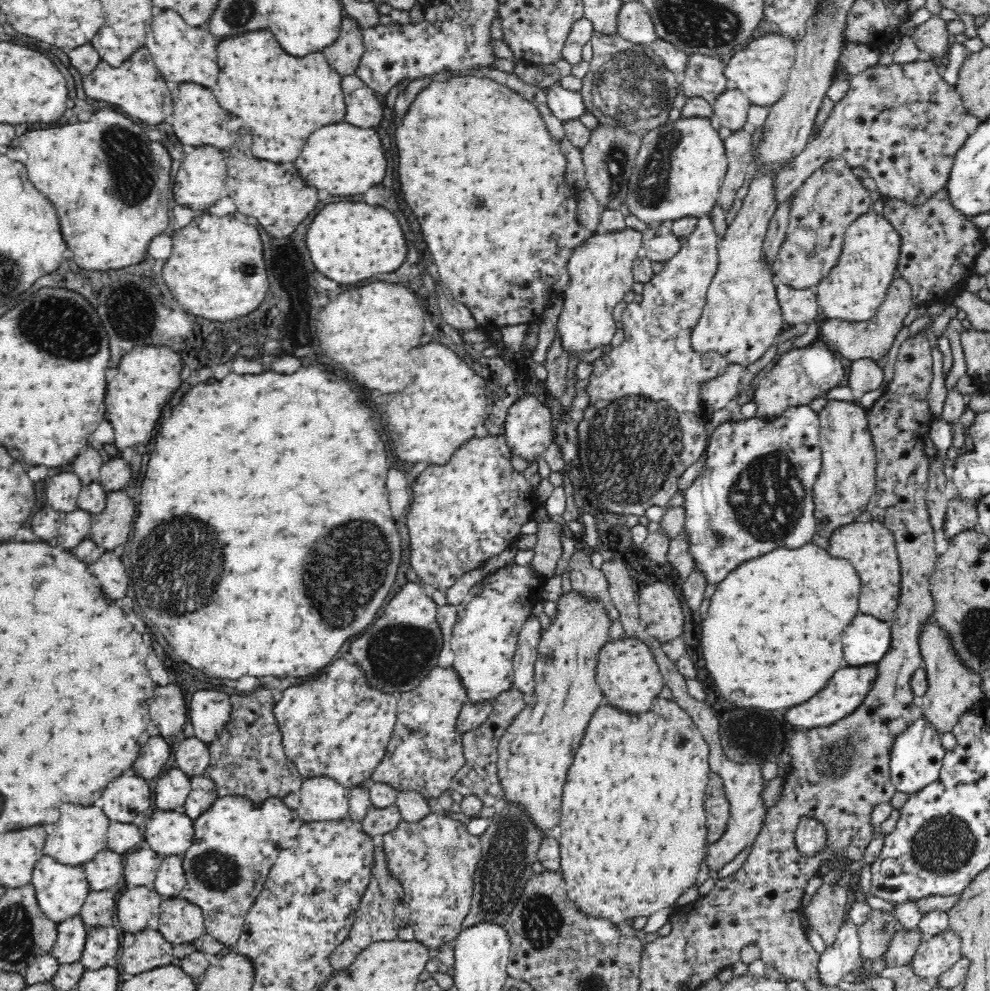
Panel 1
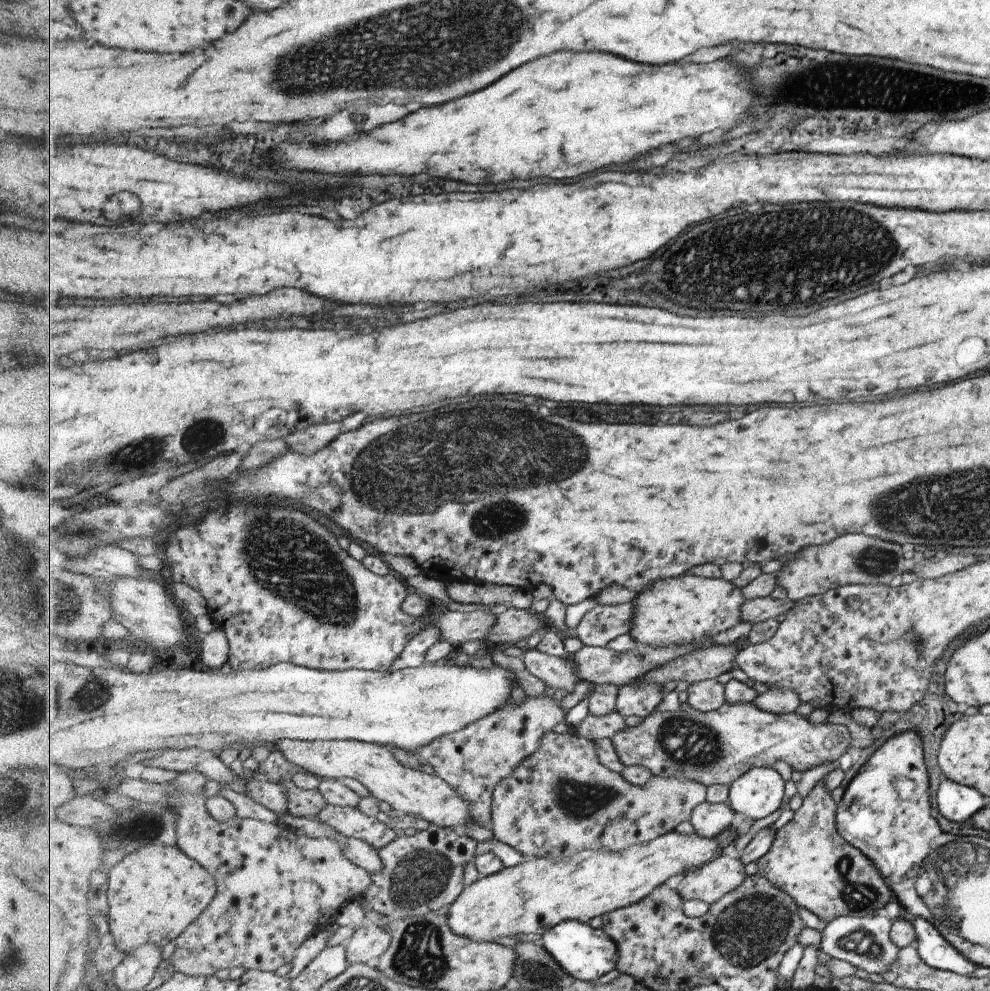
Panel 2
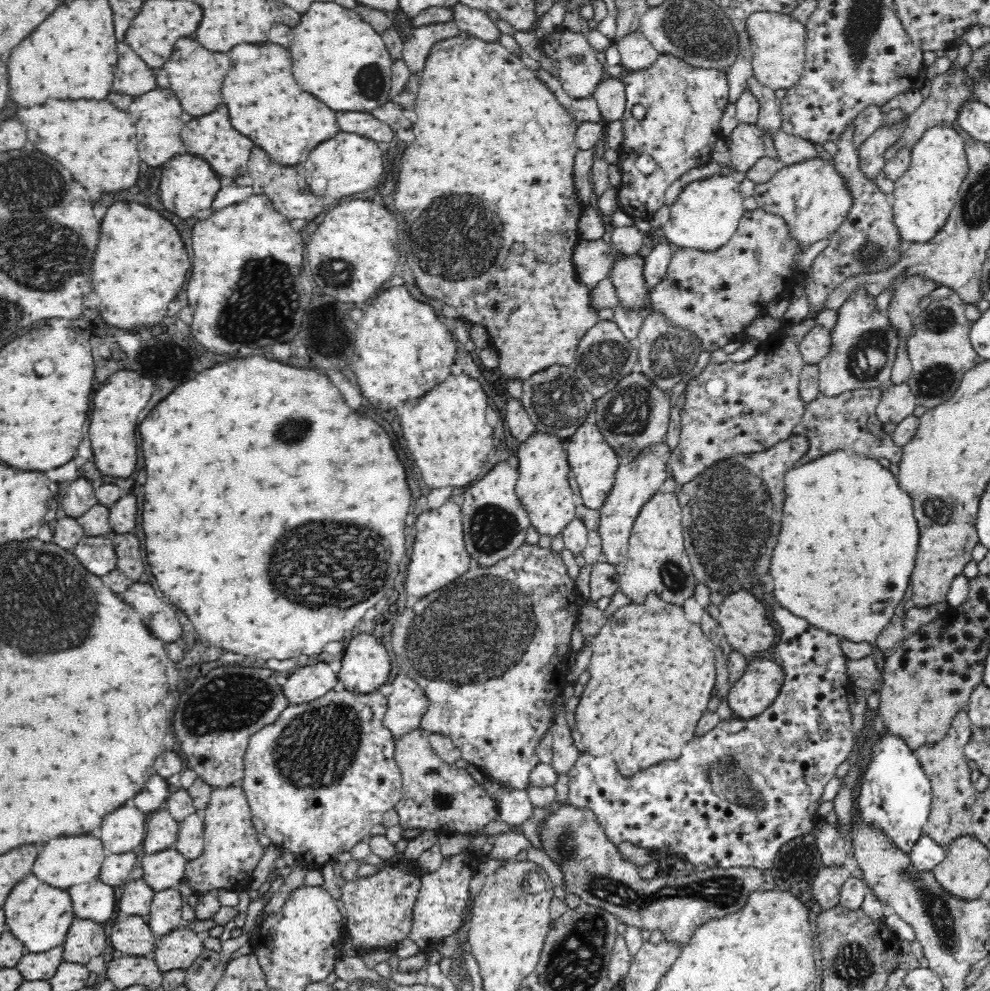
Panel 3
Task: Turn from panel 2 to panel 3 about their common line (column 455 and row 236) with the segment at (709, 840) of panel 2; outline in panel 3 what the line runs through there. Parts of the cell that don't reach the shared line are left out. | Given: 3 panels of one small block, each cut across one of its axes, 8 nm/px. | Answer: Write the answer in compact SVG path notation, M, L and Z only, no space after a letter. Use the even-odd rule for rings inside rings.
M941 124L924 131L920 141L911 149L910 167L894 181L895 190L890 197L903 242L926 242L944 226L958 200L963 180L970 172L967 140L967 136Z

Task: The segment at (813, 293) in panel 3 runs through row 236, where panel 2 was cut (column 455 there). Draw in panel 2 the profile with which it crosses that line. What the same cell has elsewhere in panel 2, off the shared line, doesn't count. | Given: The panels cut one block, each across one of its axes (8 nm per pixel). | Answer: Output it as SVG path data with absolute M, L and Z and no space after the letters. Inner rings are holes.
M430 823L425 830L417 831L412 836L403 835L378 850L384 867L382 871L371 874L373 884L361 894L360 901L365 910L373 910L373 912L381 910L392 920L427 916L431 911L439 910L443 906L450 907L465 890L465 878L463 878L465 866L471 858L475 859L477 850L477 840L465 836L453 827L442 827Z

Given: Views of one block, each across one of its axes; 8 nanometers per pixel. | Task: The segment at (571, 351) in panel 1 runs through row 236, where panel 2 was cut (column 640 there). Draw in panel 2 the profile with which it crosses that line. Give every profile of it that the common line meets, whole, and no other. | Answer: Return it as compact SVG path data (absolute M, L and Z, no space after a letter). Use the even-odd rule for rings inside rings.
M681 575L669 579L659 579L658 582L651 583L646 589L639 591L634 602L634 617L630 634L638 643L645 643L651 646L671 646L691 643L698 646L699 642L711 643L711 638L715 638L719 632L729 630L731 626L742 621L741 610L746 602L743 591L732 581L721 577L712 579L700 577L699 575Z

